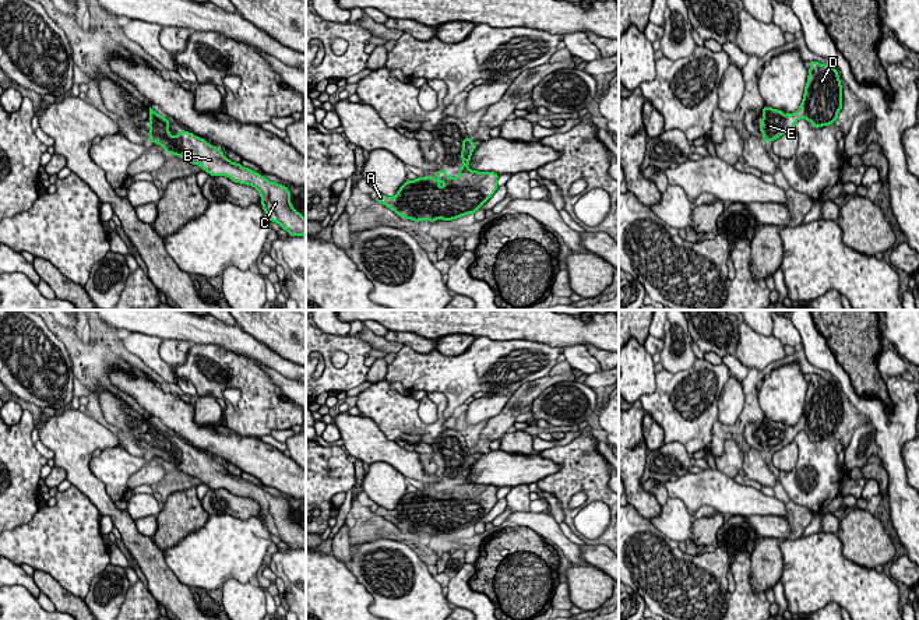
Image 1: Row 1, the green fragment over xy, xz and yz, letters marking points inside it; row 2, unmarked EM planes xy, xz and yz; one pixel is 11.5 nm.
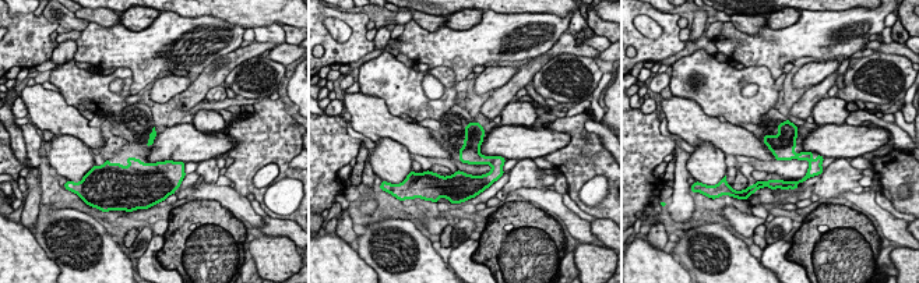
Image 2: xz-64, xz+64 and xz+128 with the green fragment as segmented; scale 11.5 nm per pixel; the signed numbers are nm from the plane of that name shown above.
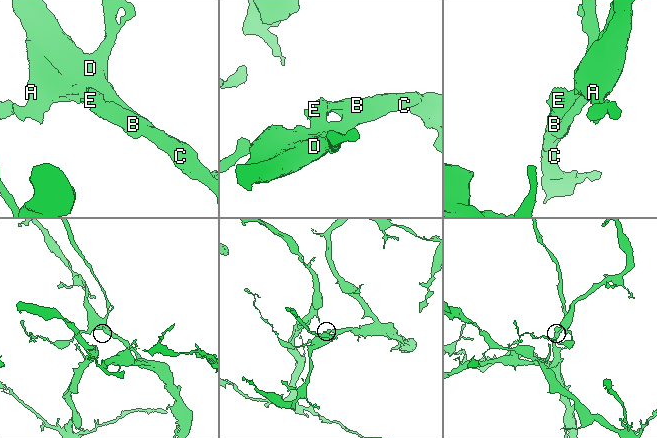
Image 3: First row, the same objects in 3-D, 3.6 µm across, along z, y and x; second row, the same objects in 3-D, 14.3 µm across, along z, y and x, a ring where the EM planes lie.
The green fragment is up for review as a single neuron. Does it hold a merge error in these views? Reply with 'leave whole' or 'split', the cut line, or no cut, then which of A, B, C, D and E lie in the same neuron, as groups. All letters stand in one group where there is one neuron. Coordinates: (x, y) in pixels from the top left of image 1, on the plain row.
leave whole; cut none; groups A B C D E

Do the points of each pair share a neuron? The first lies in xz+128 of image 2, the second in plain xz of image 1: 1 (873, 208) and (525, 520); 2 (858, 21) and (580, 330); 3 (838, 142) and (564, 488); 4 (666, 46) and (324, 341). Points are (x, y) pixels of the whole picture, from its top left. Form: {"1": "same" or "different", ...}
{"1": "same", "2": "different", "3": "different", "4": "same"}

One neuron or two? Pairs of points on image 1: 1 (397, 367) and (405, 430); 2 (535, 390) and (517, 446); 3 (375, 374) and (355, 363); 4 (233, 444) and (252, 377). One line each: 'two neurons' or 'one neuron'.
1: two neurons
2: two neurons
3: two neurons
4: two neurons

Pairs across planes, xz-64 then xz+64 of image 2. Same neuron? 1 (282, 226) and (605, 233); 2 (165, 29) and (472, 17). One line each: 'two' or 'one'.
1: one
2: two

